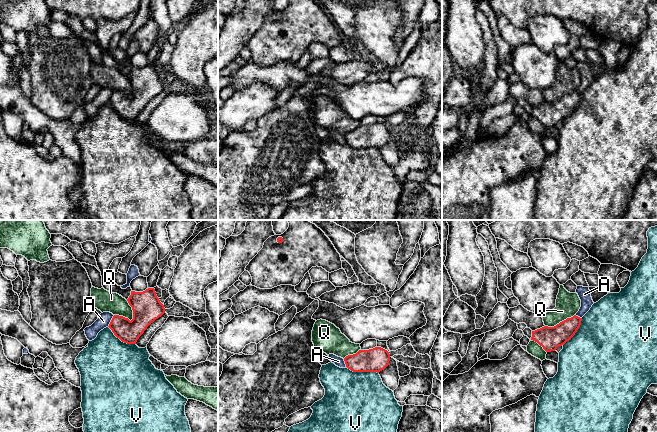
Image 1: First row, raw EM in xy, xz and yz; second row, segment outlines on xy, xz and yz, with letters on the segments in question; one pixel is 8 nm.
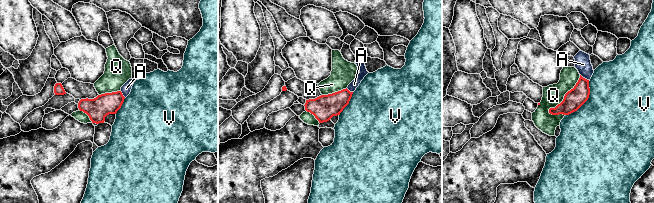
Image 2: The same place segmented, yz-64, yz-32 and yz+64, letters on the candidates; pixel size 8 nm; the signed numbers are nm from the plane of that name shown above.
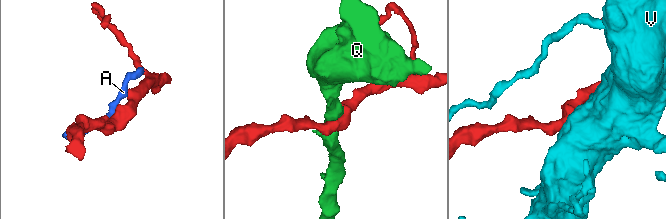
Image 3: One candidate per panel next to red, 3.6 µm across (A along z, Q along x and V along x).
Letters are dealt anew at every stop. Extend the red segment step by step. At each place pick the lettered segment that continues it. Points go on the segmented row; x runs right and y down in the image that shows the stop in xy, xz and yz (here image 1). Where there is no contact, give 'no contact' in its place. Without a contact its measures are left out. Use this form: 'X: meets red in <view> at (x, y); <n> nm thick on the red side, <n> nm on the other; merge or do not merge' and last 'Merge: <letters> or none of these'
A: meets red in xy at (111, 321); 180 nm thick on the red side, 110 nm on the other; do not merge
Q: meets red in xy at (133, 318); 240 nm thick on the red side, 160 nm on the other; do not merge
V: meets red in xz at (363, 371); 190 nm thick on the red side, 480 nm on the other; do not merge
Merge: none of these

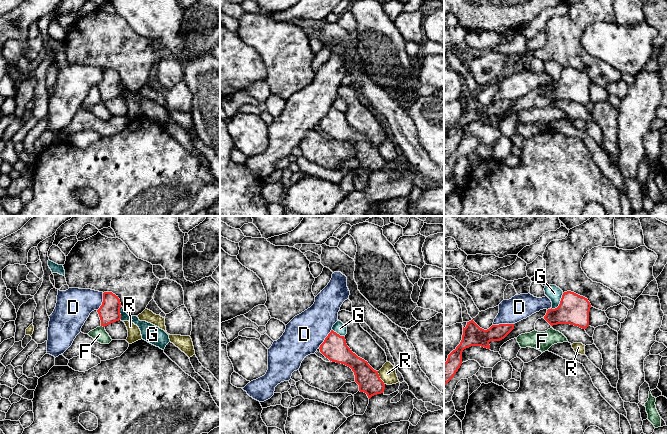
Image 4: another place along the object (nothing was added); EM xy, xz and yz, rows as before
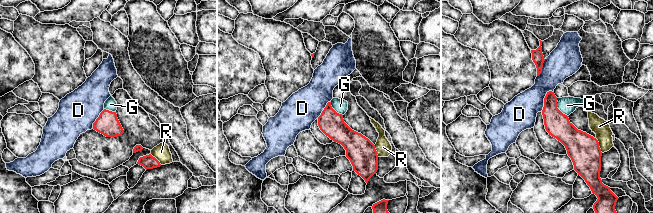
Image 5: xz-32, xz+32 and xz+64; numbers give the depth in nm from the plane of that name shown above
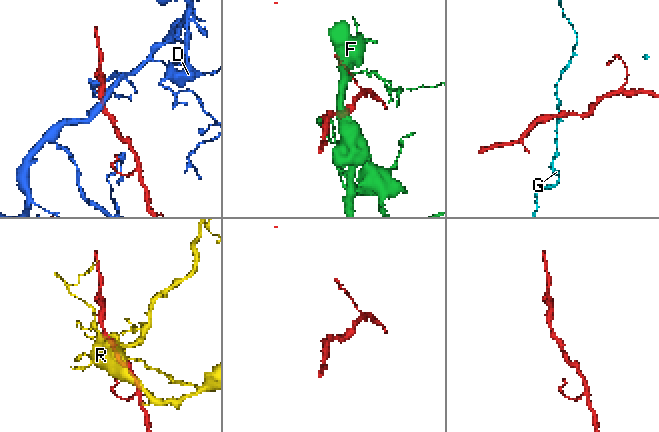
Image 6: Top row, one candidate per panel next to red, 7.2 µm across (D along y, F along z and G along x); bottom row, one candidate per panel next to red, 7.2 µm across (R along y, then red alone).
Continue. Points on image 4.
D: meets red in yz at (503, 324); 160 nm thick on the red side, 200 nm on the other; do not merge
F: meets red in xy at (103, 326); 180 nm thick on the red side, 120 nm on the other; do not merge
G: meets red in yz at (560, 302); 240 nm thick on the red side, 120 nm on the other; do not merge
R: meets red in xz at (379, 378); 180 nm thick on the red side, 140 nm on the other; do not merge
Merge: none of these

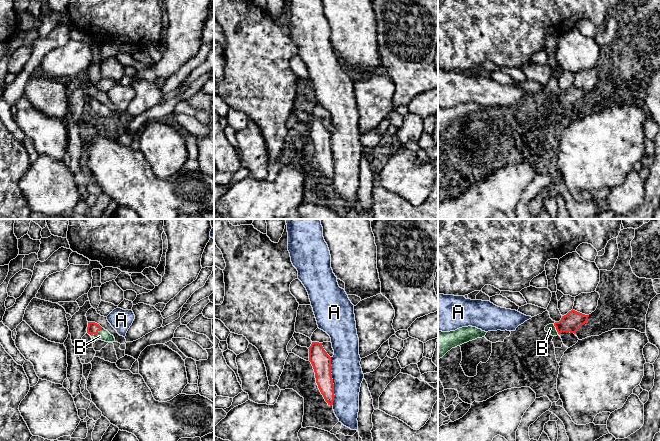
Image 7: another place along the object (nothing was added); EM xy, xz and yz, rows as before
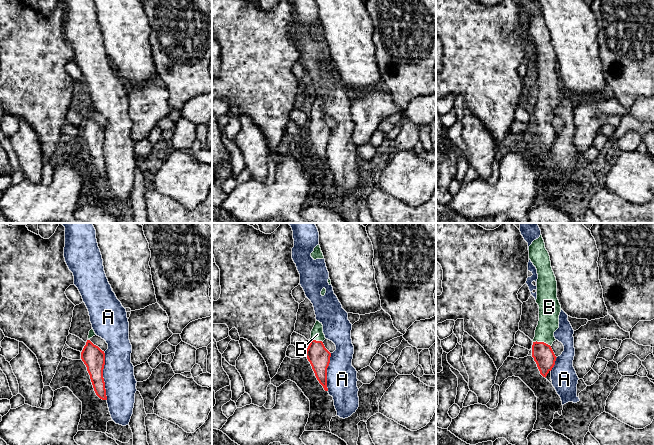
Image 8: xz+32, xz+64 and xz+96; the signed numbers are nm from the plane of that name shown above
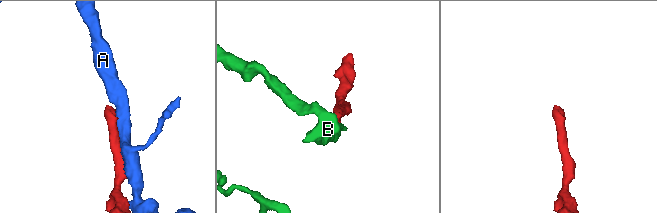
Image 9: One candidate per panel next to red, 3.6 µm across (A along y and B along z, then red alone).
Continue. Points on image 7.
A: meets red in xz at (332, 381); 160 nm thick on the red side, 240 nm on the other; do not merge
B: meets red in xy at (95, 334); 90 nm thick on the red side, 90 nm on the other; merge
Merge: B

